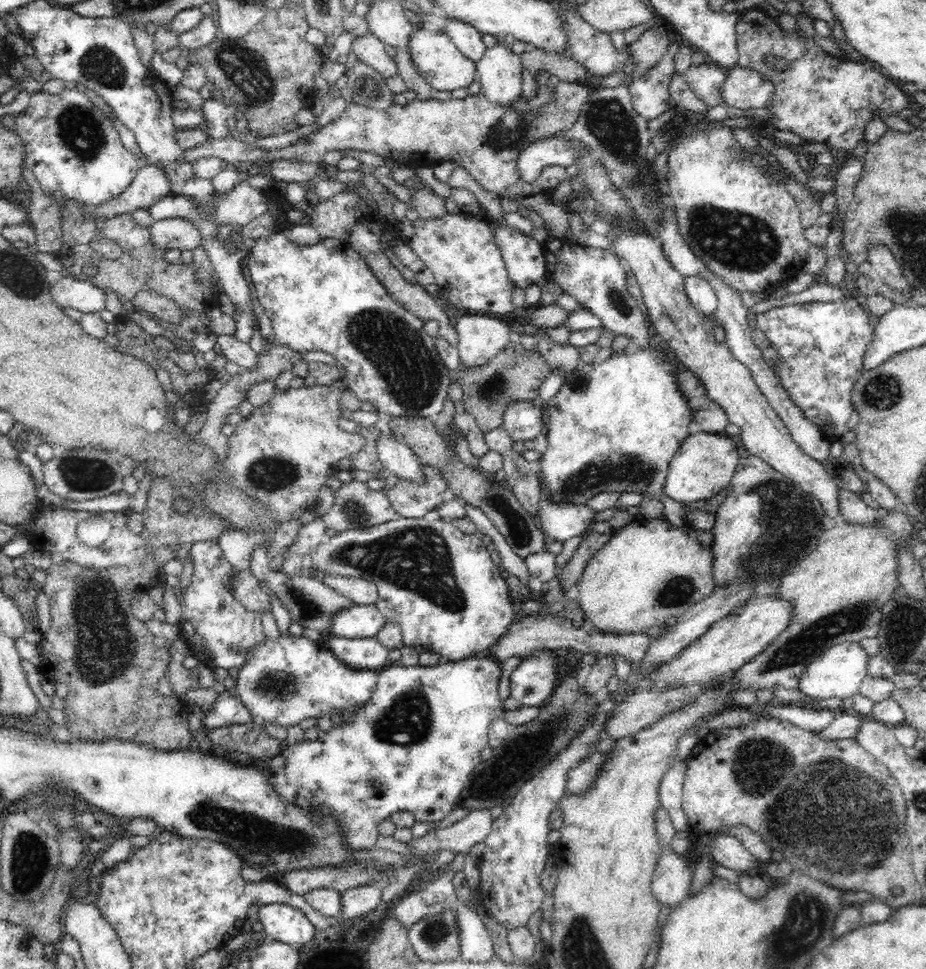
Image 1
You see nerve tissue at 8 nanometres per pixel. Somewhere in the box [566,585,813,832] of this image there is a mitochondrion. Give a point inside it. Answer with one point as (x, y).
(758, 761)

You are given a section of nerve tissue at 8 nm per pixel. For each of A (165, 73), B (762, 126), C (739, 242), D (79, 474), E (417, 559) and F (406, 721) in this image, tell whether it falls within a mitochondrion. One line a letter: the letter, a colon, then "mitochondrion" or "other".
A: other
B: other
C: mitochondrion
D: mitochondrion
E: mitochondrion
F: mitochondrion

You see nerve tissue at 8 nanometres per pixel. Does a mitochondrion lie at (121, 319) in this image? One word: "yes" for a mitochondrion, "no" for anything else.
no

